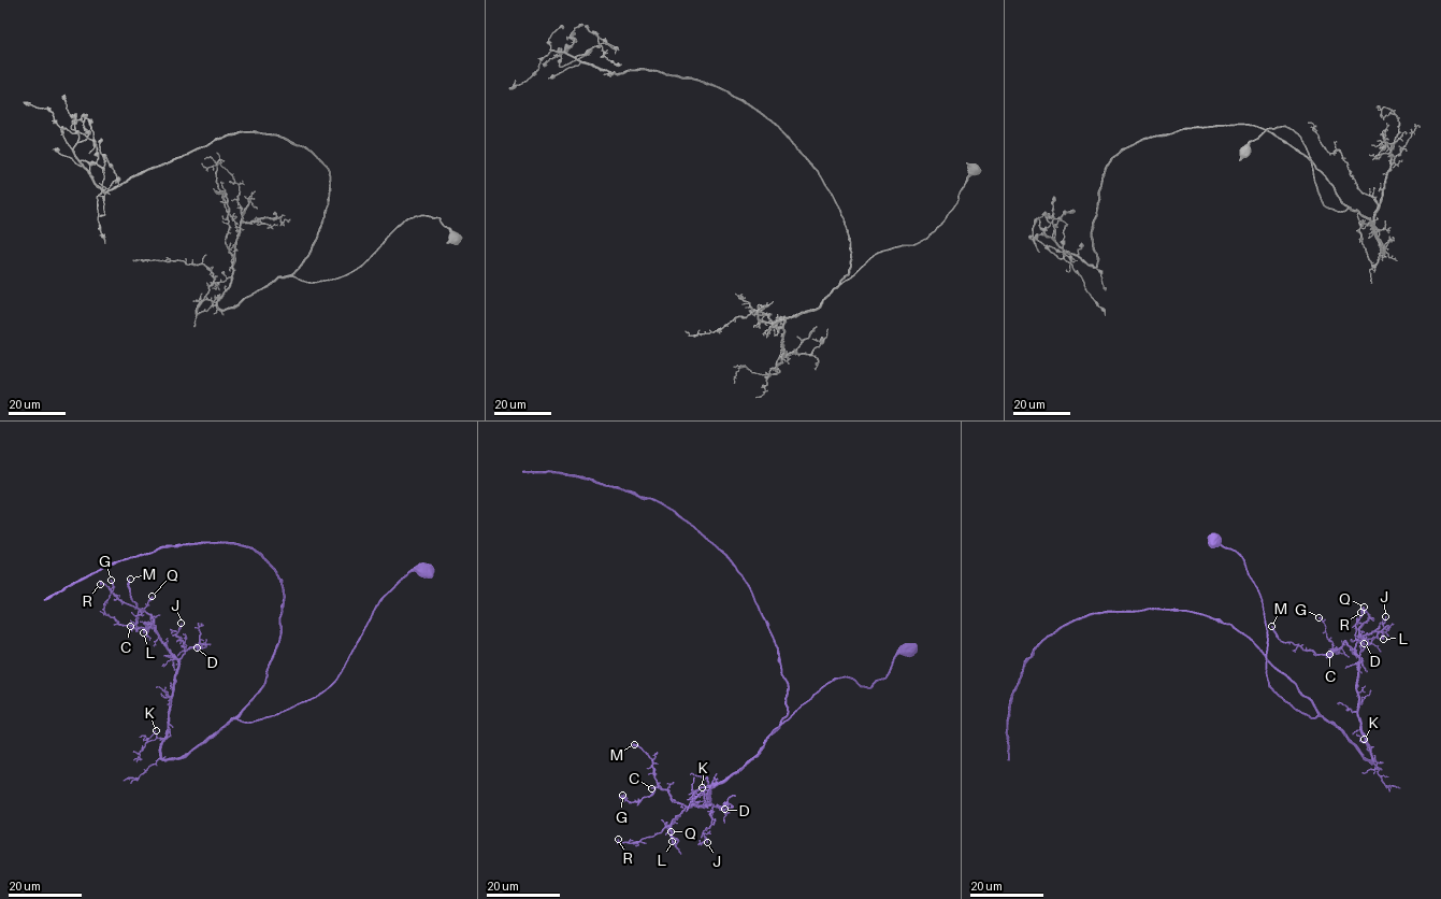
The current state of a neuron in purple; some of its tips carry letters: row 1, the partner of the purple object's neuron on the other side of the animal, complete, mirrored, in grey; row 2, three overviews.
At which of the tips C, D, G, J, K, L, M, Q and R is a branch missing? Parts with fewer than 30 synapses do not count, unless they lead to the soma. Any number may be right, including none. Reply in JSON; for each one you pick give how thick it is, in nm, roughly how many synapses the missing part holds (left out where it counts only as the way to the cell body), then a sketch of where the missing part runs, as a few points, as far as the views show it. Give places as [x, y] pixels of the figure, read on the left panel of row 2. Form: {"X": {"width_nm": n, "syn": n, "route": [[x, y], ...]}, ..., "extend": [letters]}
{"extend": []}

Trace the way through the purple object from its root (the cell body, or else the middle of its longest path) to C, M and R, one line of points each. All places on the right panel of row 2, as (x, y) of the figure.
C: (1216, 542), (1239, 554), (1259, 596), (1270, 687), (1334, 722), (1371, 762), (1358, 656), (1343, 644), (1329, 654)
M: (1216, 542), (1239, 554), (1259, 596), (1270, 687), (1334, 722), (1371, 762), (1355, 650), (1315, 654), (1271, 626)
R: (1216, 542), (1239, 554), (1259, 596), (1270, 687), (1334, 722), (1371, 762), (1357, 714), (1360, 612)

